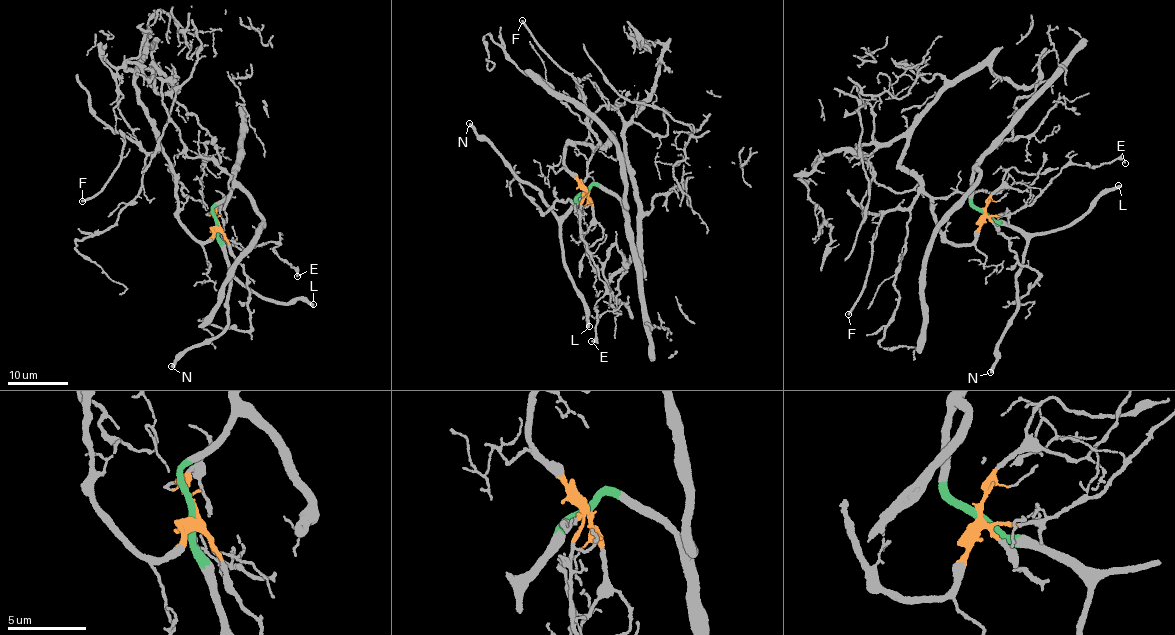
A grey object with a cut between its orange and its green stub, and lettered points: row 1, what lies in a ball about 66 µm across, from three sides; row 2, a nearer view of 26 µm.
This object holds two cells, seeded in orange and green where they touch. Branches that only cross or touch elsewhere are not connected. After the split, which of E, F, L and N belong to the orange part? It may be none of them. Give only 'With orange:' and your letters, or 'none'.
With orange: E, F

